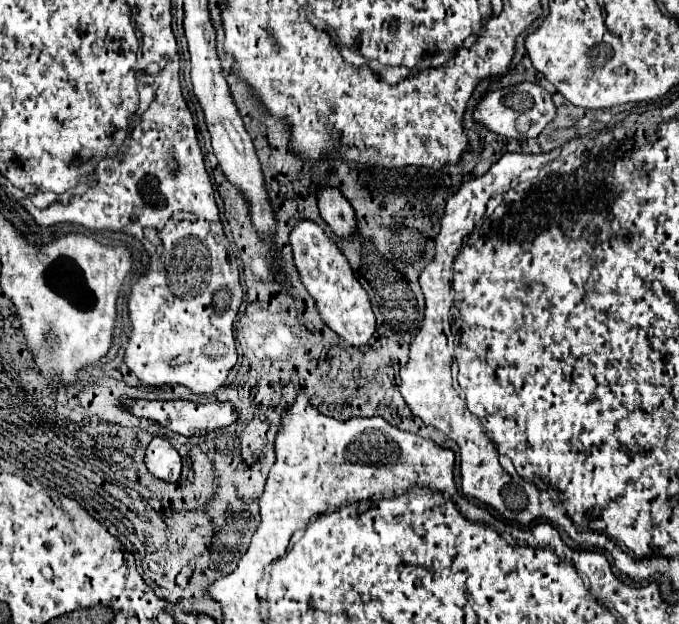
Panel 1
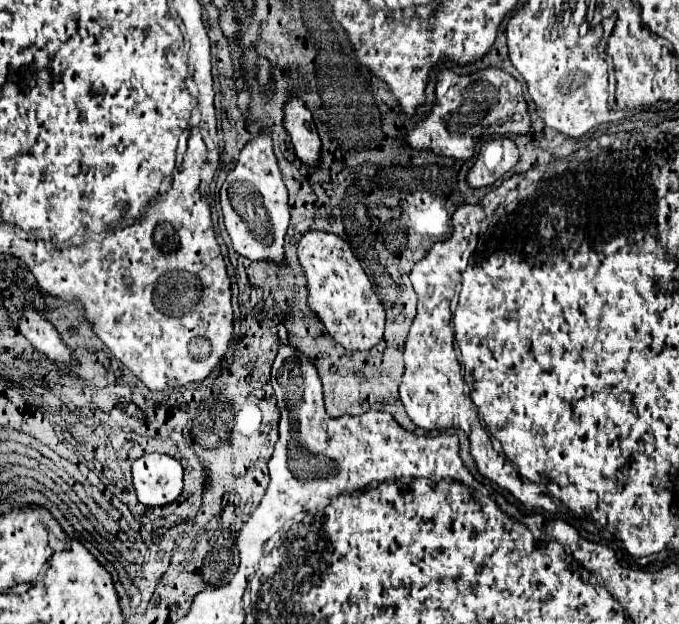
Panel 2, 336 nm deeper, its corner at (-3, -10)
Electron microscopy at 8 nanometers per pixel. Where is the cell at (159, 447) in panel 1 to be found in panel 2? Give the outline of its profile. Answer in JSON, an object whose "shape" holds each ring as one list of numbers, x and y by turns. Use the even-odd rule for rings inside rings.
{"shape":[[149,453,133,463,133,485,143,505,155,507,175,501,183,489,183,467,177,459]]}

